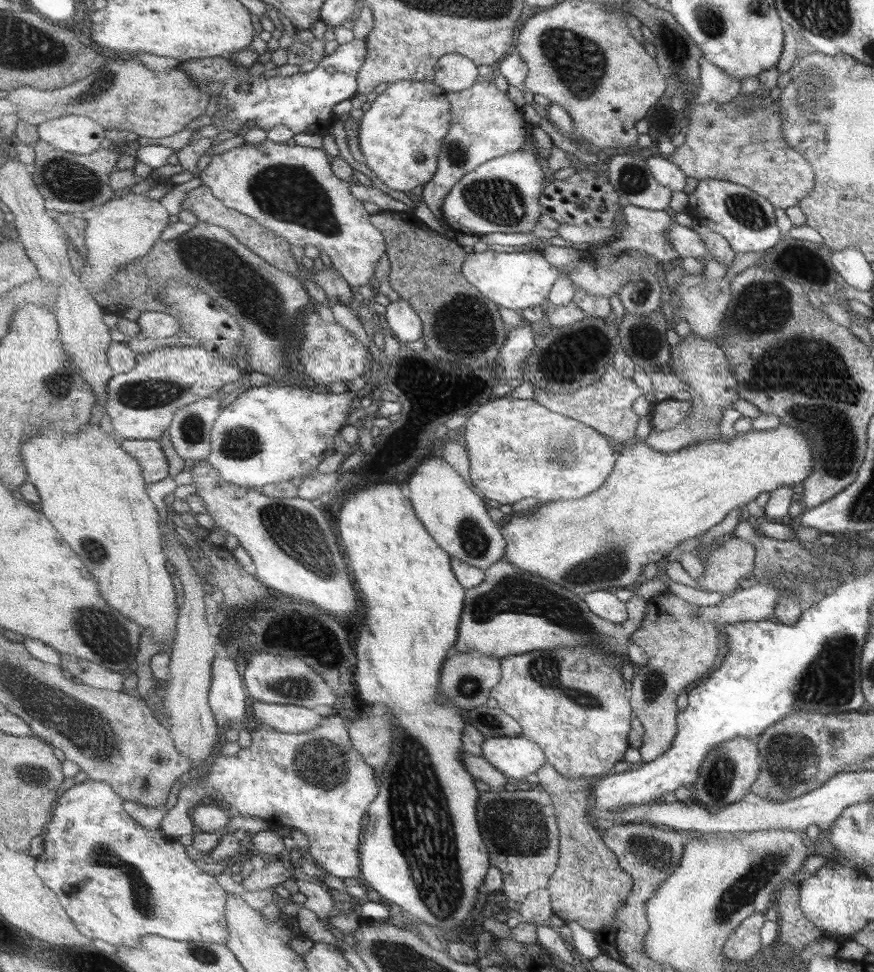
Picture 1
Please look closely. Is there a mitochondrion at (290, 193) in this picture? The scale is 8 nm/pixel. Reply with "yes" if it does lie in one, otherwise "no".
yes

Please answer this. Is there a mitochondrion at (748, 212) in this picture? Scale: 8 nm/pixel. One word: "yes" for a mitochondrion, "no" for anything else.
yes

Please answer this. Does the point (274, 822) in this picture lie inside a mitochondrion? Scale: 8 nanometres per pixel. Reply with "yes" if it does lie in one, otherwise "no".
no

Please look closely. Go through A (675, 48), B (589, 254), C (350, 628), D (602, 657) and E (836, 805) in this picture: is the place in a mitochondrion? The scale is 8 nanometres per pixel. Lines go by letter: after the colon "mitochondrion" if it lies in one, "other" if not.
A: mitochondrion
B: other
C: other
D: mitochondrion
E: other

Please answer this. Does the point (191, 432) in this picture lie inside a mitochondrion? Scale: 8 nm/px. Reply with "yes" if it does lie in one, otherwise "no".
yes

